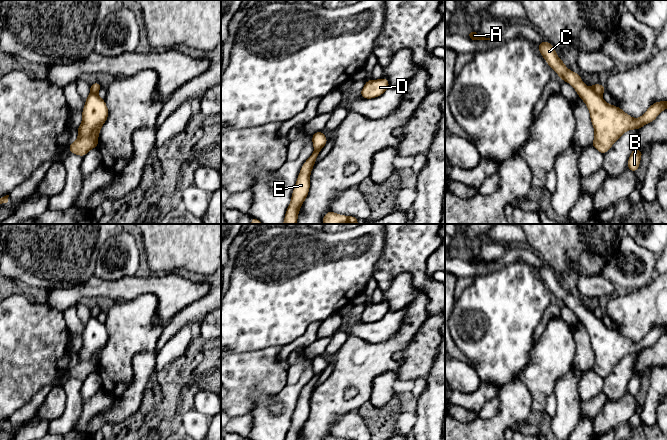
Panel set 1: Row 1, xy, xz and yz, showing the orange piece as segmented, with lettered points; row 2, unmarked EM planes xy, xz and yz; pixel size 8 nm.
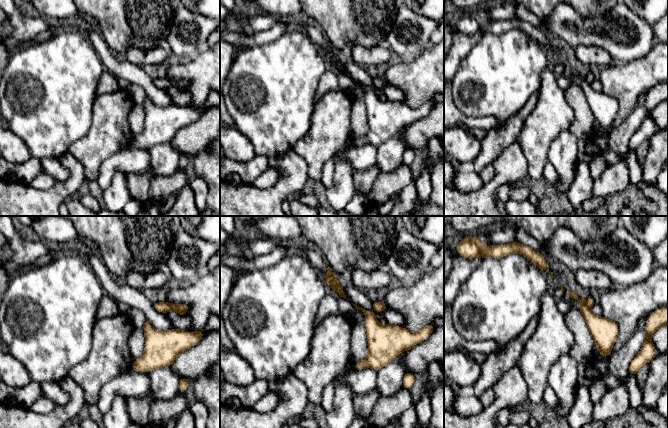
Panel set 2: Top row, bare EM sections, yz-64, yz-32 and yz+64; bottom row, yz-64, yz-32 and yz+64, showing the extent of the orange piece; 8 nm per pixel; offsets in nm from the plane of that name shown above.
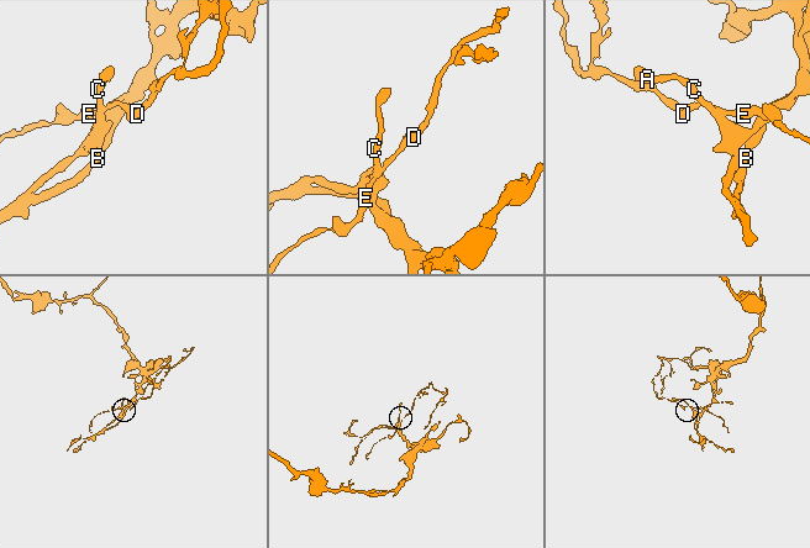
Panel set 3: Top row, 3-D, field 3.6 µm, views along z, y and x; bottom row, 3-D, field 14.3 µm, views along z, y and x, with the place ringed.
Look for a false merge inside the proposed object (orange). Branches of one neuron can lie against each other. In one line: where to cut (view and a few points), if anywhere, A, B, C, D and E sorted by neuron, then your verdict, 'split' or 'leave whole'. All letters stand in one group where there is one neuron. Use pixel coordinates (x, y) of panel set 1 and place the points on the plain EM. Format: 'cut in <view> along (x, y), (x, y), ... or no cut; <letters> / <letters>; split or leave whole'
cut in yz along (591, 312), (600, 320); A B C / D E; split

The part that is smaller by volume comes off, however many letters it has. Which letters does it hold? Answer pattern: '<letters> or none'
D, E

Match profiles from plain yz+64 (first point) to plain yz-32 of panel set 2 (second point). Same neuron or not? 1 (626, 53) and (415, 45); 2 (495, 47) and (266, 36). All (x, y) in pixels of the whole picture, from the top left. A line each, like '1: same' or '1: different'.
1: same
2: different

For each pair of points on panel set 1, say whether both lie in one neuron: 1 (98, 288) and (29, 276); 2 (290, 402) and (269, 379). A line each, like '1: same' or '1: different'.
1: different
2: different

